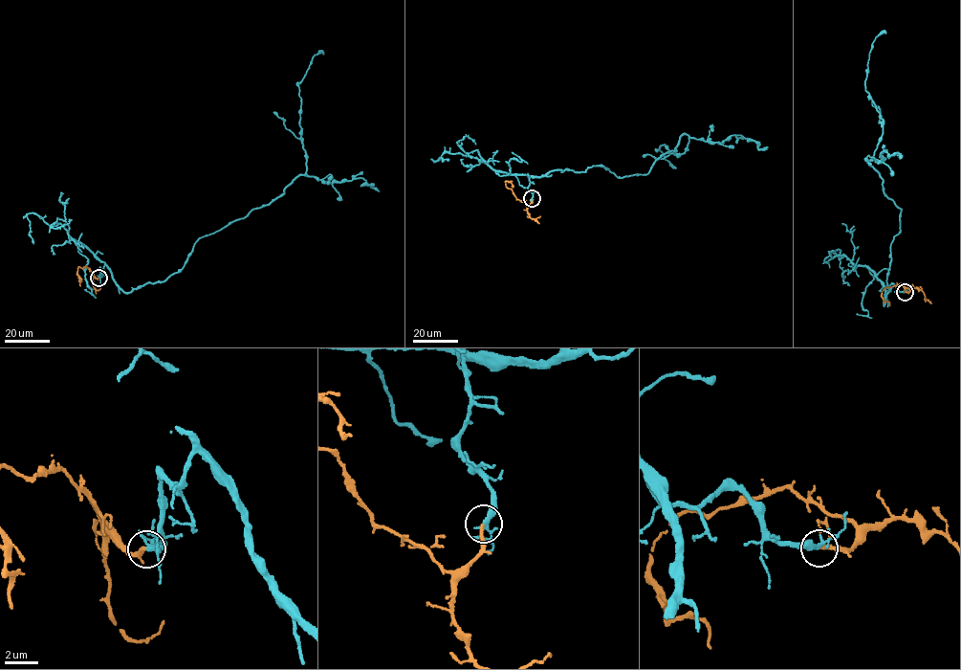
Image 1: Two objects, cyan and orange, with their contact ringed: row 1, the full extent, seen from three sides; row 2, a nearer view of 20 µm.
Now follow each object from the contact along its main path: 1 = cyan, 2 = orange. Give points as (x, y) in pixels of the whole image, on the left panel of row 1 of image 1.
1: (98, 278), (105, 265), (125, 292), (164, 281), (199, 238), (305, 175), (298, 83), (323, 54)
2: (98, 278), (87, 267), (79, 266), (80, 286)

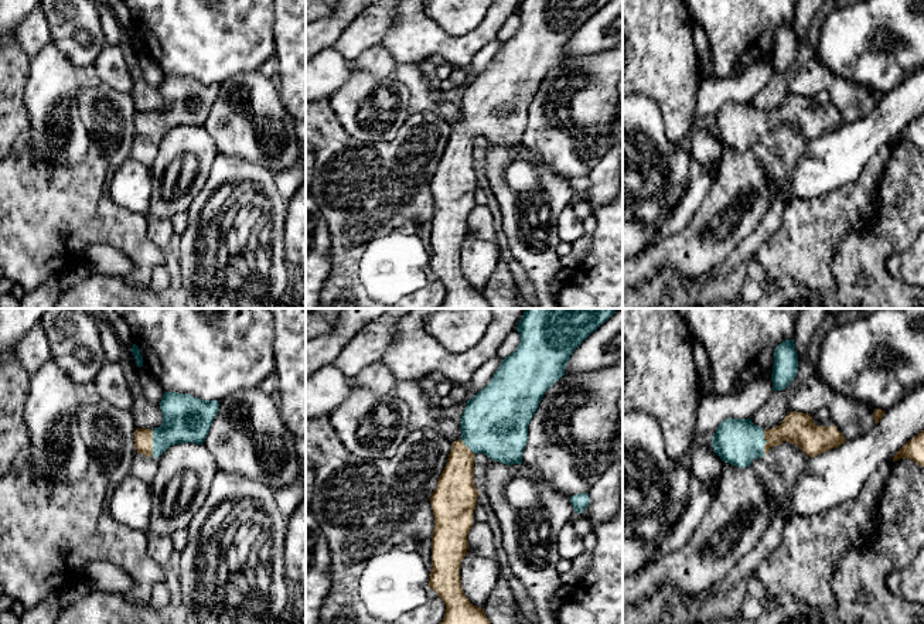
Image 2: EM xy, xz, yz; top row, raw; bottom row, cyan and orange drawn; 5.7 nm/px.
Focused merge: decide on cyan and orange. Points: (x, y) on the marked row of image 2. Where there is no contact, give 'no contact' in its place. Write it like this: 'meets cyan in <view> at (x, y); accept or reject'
meets cyan in xy at (153, 443); accept

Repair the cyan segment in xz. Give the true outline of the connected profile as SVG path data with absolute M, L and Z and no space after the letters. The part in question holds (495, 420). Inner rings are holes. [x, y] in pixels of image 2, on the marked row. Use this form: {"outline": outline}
{"outline": "M525 308L516 327L521 335L519 345L502 359L490 383L467 400L460 422L461 437L453 443L447 464L430 498L434 529L429 589L446 604L440 624L491 624L484 608L473 606L466 597L460 580L461 562L468 549L467 535L474 525L473 514L480 495L473 481L474 457L483 453L502 464L522 464L528 426L545 392L565 375L573 351L614 313L616 308Z"}

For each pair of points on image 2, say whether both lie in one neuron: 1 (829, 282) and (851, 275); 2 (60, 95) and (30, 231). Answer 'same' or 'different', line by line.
1: different
2: different

